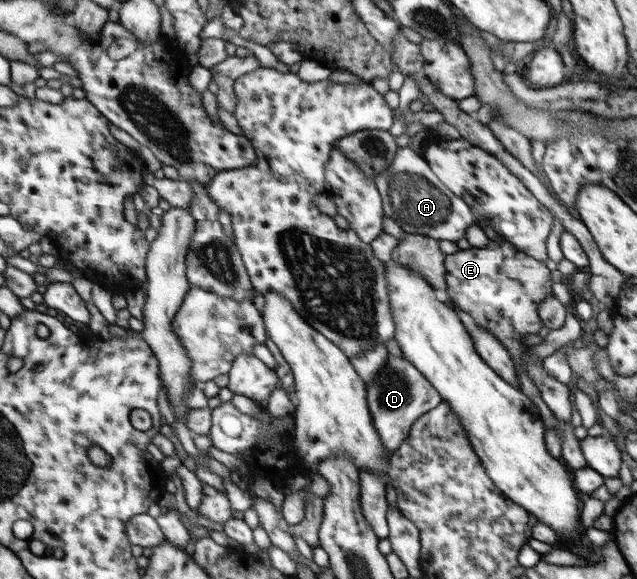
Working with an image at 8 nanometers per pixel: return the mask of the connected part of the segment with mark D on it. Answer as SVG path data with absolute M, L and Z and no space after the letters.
M389 354L386 366L367 384L367 400L371 415L374 417L375 429L379 439L389 452L394 452L408 436L413 422L424 412L436 408L442 397L425 379L425 376L403 355L395 357Z

